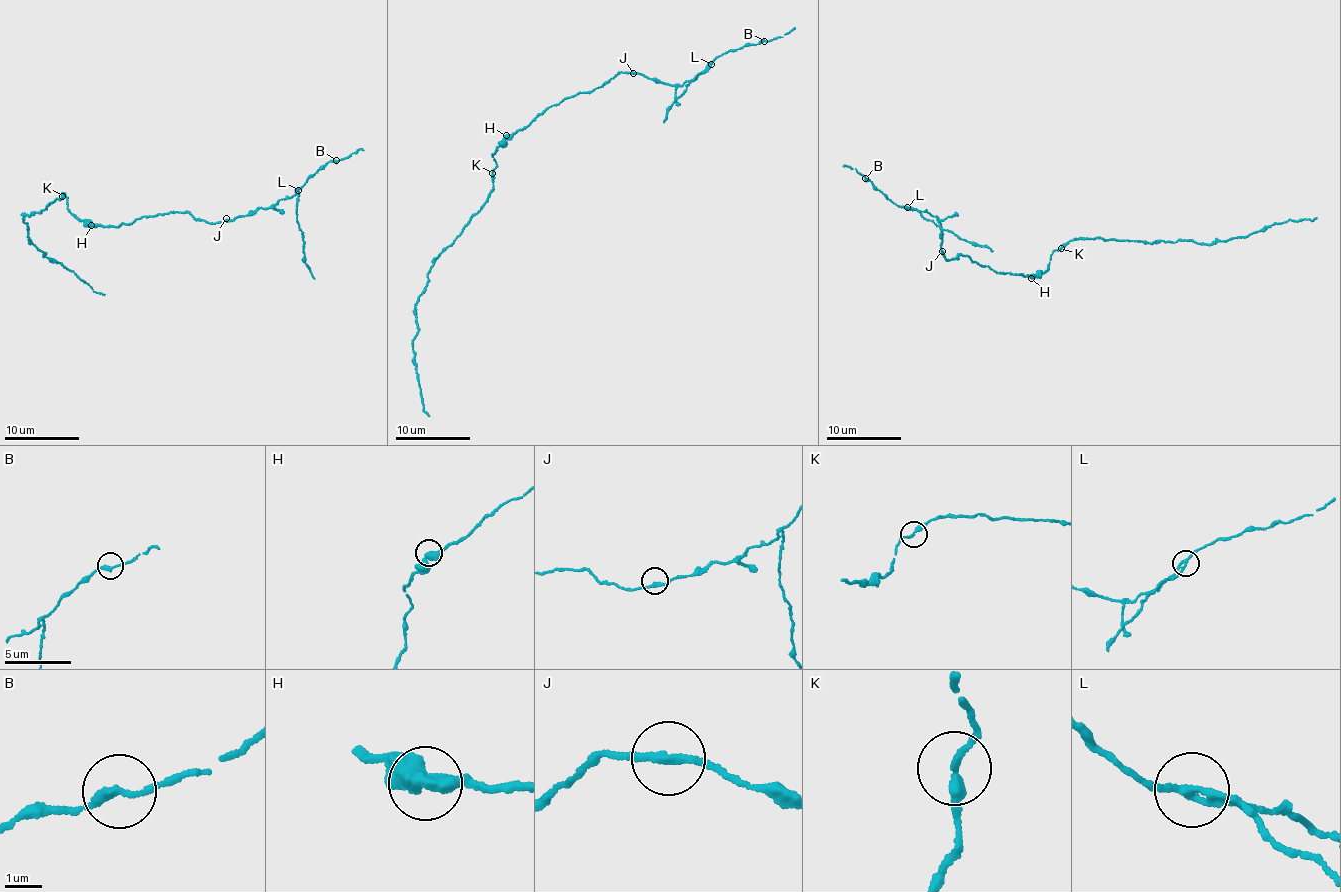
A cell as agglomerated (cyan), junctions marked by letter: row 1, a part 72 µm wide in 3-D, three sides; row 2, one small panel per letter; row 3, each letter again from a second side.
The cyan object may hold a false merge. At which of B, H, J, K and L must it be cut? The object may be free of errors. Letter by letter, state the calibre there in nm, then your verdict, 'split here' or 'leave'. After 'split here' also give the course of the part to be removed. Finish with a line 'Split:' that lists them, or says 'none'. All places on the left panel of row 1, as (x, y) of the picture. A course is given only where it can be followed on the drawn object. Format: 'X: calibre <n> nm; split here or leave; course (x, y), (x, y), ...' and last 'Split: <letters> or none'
B: calibre 220 nm; leave
H: calibre 400 nm; leave
J: calibre 220 nm; leave
K: calibre 220 nm; leave
L: calibre 220 nm; split here; course (299, 190), (296, 219), (304, 236), (304, 260), (315, 279)
Split: L

